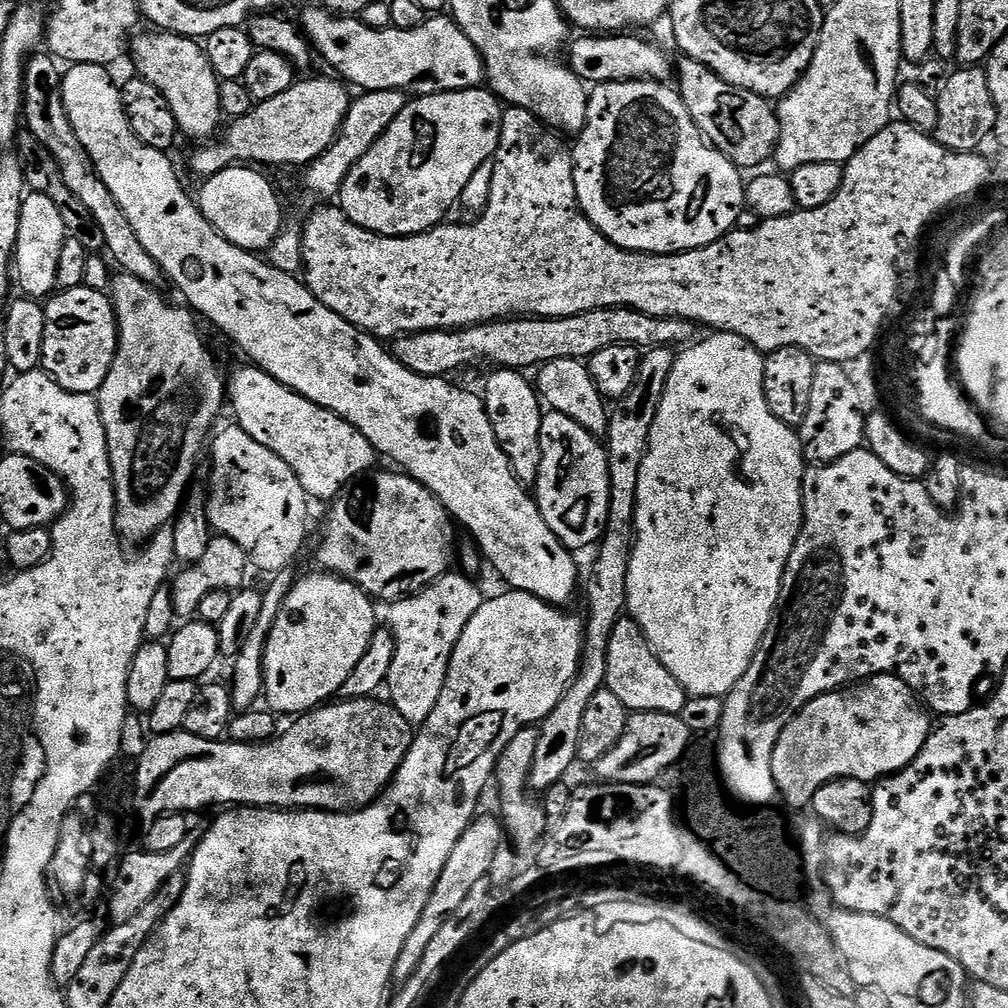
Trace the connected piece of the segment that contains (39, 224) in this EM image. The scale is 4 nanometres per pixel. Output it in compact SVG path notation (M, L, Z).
M29 191L22 202L22 214L18 218L18 238L14 253L14 284L21 289L23 295L32 297L33 300L43 301L57 291L56 279L58 278L59 259L62 258L62 248L66 233L62 226L62 214L58 214L58 206L46 194Z

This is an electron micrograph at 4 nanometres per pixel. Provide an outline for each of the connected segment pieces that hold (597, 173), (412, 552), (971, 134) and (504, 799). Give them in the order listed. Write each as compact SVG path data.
M623 80L598 84L591 89L588 97L588 113L585 126L575 137L576 144L572 148L572 165L574 166L574 186L576 187L576 203L584 217L597 228L612 244L626 249L628 252L649 252L652 256L671 256L673 252L689 252L702 246L710 246L716 240L727 236L736 228L738 214L746 211L744 202L744 185L746 183L741 169L731 164L723 154L704 139L698 126L690 118L686 106L682 102L679 91L675 87L659 80Z
M373 471L364 478L369 480L361 479L355 485L357 488L353 492L341 491L331 501L329 508L332 509L320 528L320 545L316 548L316 560L320 563L317 565L321 569L344 577L380 602L403 600L405 596L422 591L449 571L454 564L452 543L456 540L457 532L442 502L429 488L403 471L392 471L396 472Z
M960 66L957 72L941 86L936 96L938 126L934 138L942 146L955 152L975 153L980 150L987 136L996 131L996 107L990 94L987 71L980 66Z
M532 726L514 734L514 738L510 738L510 746L502 750L494 773L494 788L496 784L500 791L499 819L504 825L507 839L521 852L533 851L541 843L539 840L543 838L544 831L546 836L550 828L550 821L544 813L541 801L530 787L530 770L534 766L534 752L538 750L539 737L539 731Z

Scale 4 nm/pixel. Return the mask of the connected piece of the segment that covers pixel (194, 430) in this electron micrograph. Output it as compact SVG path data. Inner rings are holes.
M117 271L110 280L110 299L113 308L116 310L116 330L120 333L120 341L116 347L116 357L110 366L110 374L106 374L106 382L102 382L100 387L98 403L100 405L102 426L106 430L108 461L110 462L112 485L116 495L116 530L120 533L121 541L124 542L129 542L128 540L147 542L151 540L159 528L173 523L185 500L186 493L189 491L190 485L188 483L192 480L192 470L196 466L196 458L200 454L200 447L203 444L205 447L210 433L217 427L216 419L219 418L220 411L223 408L225 411L226 408L226 376L225 373L220 373L220 364L216 361L215 354L208 349L208 344L204 341L203 334L200 333L201 321L198 319L197 313L187 306L179 308L178 305L171 304L159 292L160 290L159 287L142 282L138 277L129 272Z

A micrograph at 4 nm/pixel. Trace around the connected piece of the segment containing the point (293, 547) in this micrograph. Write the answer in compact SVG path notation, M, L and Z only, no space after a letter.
M221 427L210 440L212 489L206 495L211 531L238 542L249 561L267 574L285 571L304 542L304 511L310 497L278 454L254 442L246 430L231 427Z

